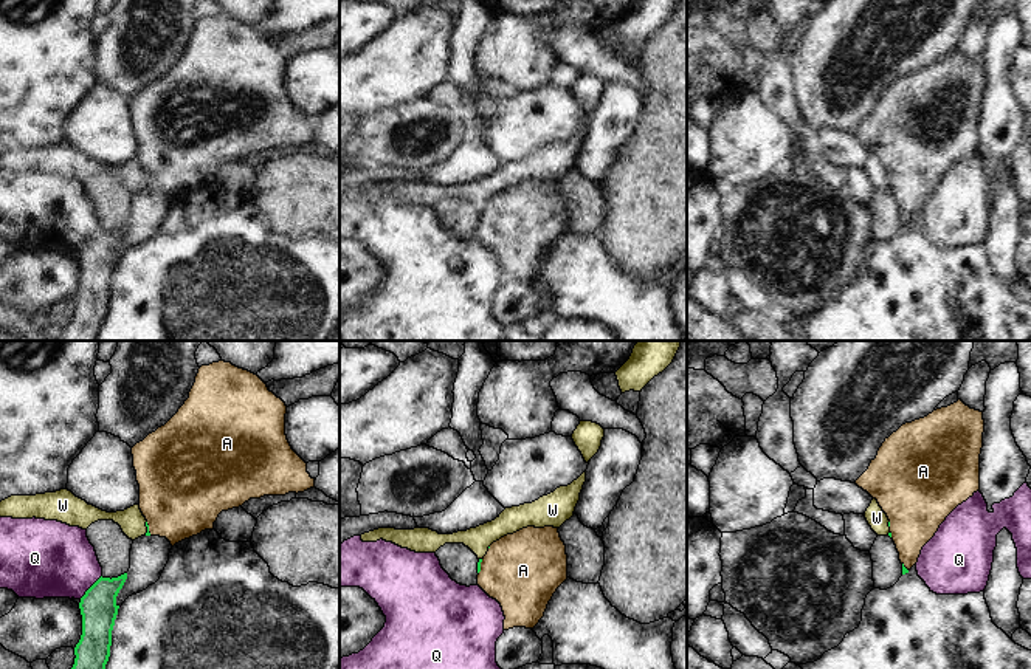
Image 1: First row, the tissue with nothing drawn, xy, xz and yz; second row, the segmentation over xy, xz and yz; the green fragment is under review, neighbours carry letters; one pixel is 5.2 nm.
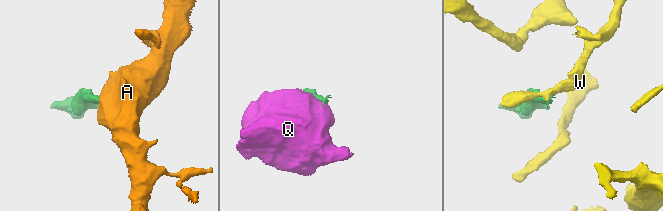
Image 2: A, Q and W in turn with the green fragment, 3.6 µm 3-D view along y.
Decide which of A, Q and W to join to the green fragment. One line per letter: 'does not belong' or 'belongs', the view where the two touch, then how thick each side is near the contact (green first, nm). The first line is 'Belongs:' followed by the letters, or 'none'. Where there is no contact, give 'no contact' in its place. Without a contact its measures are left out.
Belongs: A
A: belongs; contact in xy; calibres 20 and 440 nm
Q: does not belong; contact in xy; calibres 190 and 400 nm
W: does not belong; contact in xy; calibres 20 and 140 nm

